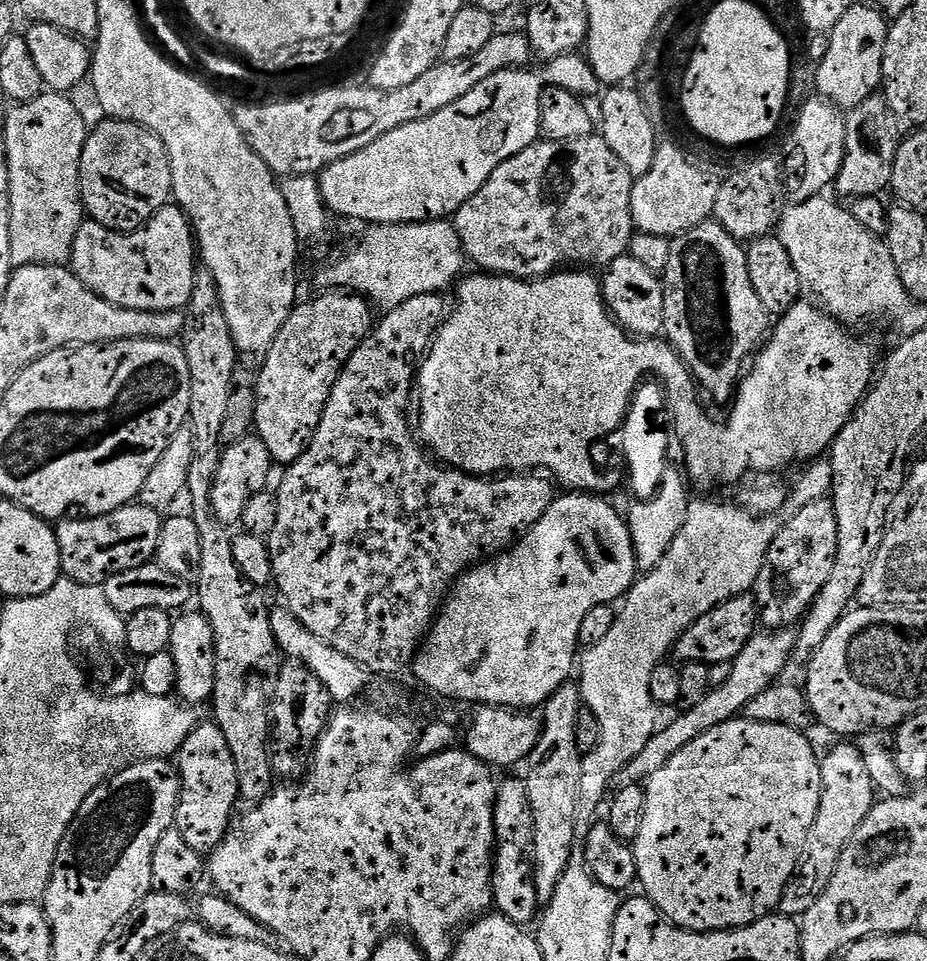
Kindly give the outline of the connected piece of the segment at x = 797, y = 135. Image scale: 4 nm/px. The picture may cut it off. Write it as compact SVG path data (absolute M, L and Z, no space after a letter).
M815 99L808 100L801 106L800 113L796 116L796 125L793 126L792 133L789 134L788 141L784 144L784 156L782 155L784 190L787 199L793 204L801 204L804 200L812 200L818 195L827 193L827 188L831 189L835 185L846 148L845 113L828 100Z

